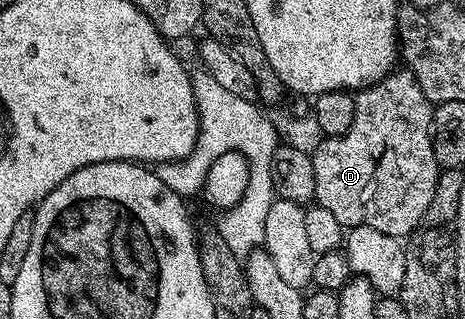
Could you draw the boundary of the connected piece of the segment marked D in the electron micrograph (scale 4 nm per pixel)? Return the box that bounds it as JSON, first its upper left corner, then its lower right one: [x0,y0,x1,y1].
[312,69,439,237]

